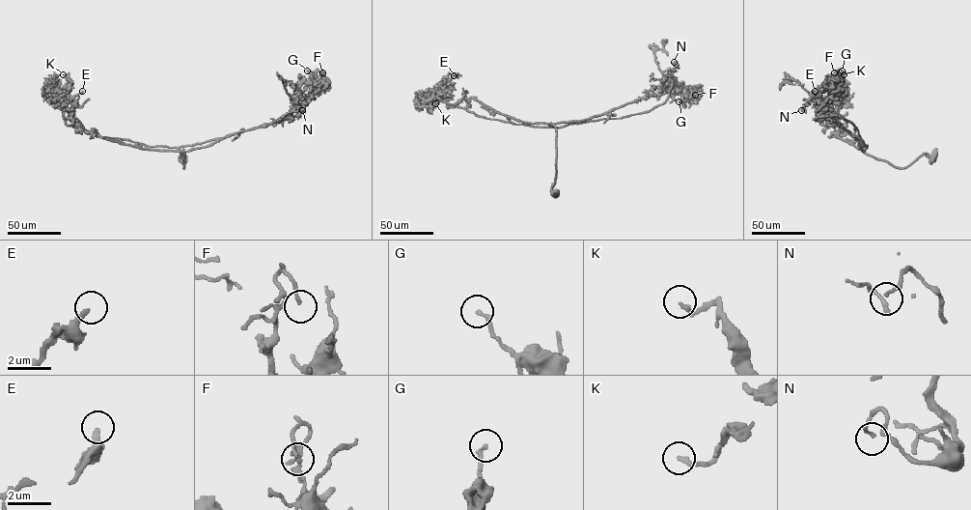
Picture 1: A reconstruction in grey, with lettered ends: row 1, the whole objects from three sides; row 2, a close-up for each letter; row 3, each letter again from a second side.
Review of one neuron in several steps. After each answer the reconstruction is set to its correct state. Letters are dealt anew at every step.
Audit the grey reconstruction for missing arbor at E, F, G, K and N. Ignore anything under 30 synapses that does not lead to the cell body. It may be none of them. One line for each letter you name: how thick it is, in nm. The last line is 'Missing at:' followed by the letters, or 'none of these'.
E: Thickness 240 nm
Missing at: E

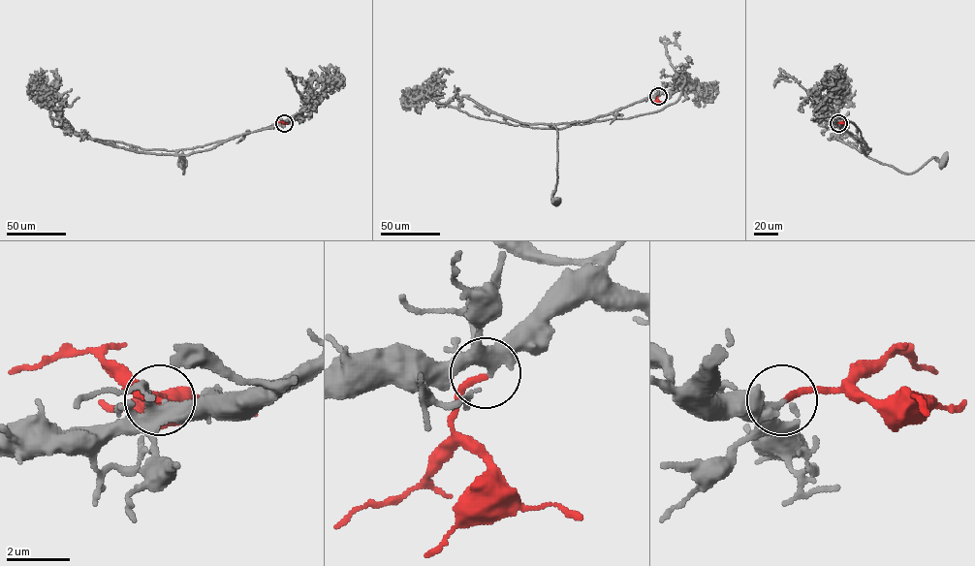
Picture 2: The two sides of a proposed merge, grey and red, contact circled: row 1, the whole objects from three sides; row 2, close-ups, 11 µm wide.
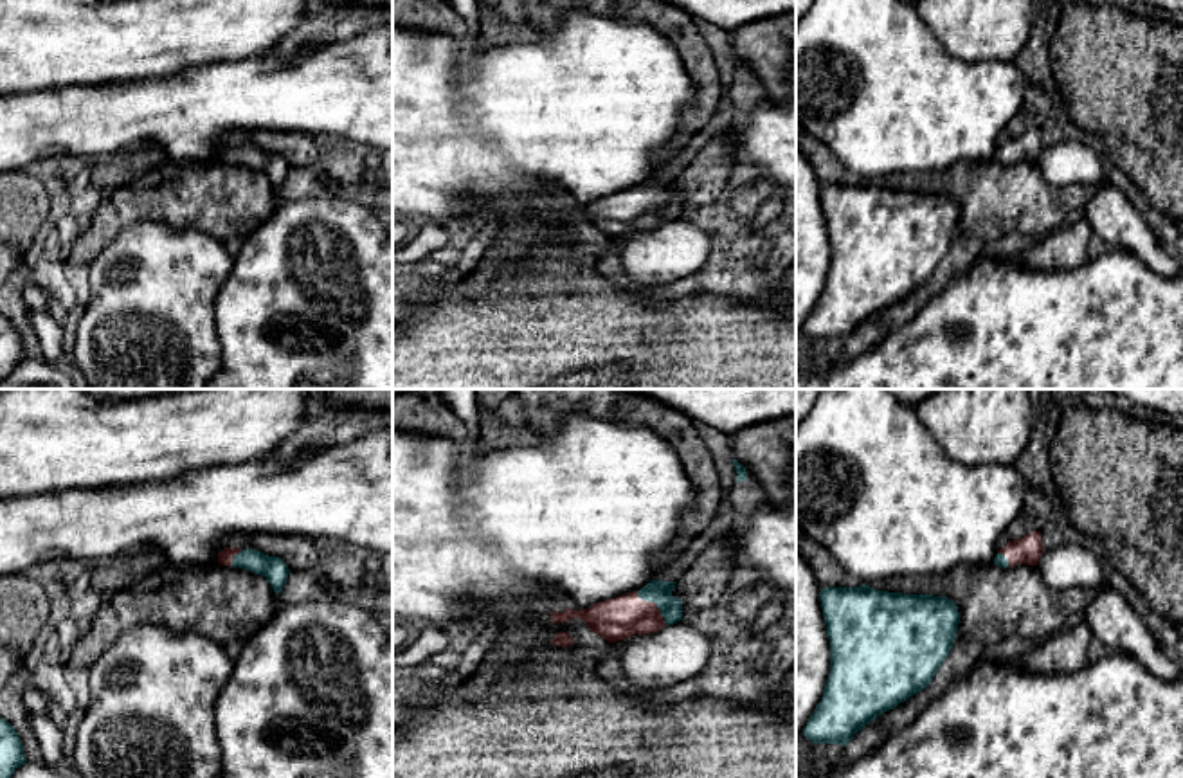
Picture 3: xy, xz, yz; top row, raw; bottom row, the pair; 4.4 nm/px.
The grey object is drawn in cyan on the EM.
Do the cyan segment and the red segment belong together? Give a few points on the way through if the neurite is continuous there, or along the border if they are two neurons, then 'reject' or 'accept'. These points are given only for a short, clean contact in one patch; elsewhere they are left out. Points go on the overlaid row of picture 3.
way xz (658, 591), (654, 602), (645, 611), (623, 616); accept

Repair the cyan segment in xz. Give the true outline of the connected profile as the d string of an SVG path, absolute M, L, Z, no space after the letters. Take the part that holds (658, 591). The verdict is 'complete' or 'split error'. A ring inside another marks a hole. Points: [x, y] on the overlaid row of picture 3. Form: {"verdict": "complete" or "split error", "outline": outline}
{"verdict": "split error", "outline": "M652 580L634 593L598 602L583 611L565 609L551 612L551 623L580 618L591 630L609 643L661 630L682 620L682 602L673 598L677 582Z"}

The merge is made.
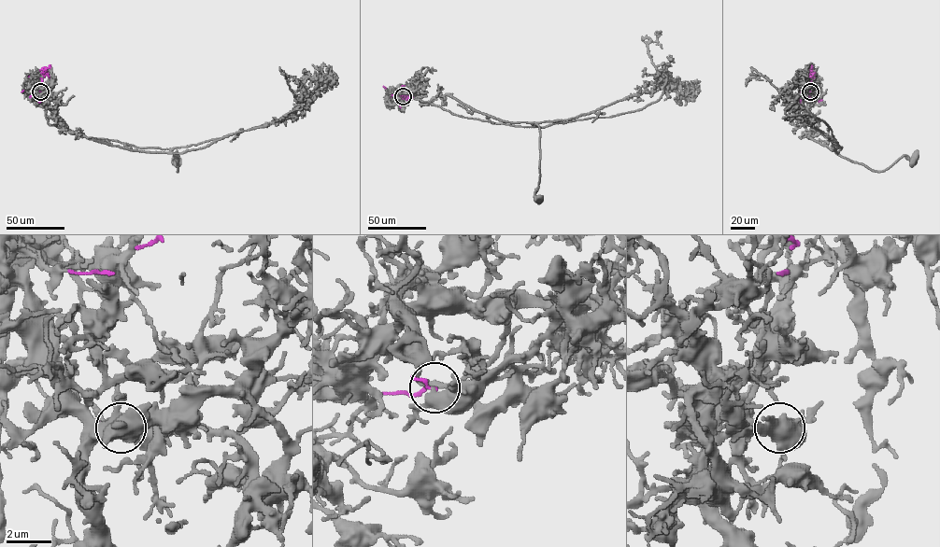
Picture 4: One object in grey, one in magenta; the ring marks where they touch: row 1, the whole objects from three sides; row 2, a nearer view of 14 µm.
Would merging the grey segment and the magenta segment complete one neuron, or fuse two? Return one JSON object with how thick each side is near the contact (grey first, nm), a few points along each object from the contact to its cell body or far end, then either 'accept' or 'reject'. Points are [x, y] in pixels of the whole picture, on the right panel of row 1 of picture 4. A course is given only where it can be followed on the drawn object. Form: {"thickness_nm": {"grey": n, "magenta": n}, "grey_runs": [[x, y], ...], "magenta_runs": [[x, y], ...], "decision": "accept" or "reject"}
{"thickness_nm": {"grey": 400, "magenta": 140}, "grey_runs": [[810, 91], [804, 106], [817, 119], [817, 129], [840, 147], [840, 156], [878, 172], [904, 155], [912, 161]], "magenta_runs": [[810, 91], [814, 77], [811, 67], [809, 71]], "decision": "reject"}

